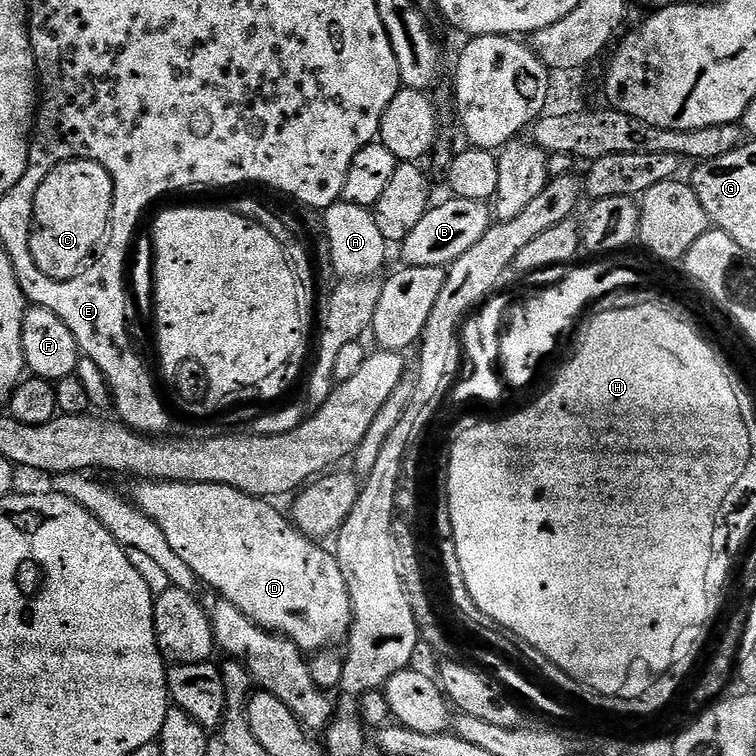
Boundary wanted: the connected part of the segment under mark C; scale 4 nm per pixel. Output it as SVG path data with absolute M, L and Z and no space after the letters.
M87 158L63 163L44 178L33 202L34 256L43 272L66 278L74 268L87 263L109 231L113 184L109 172Z

